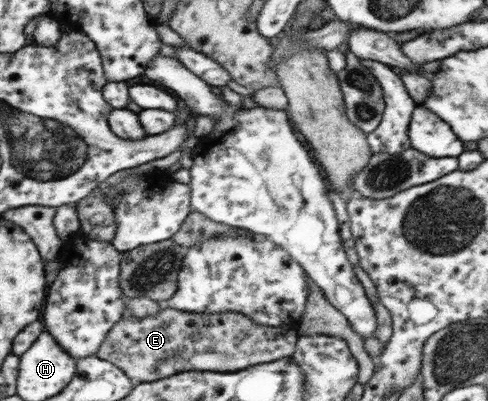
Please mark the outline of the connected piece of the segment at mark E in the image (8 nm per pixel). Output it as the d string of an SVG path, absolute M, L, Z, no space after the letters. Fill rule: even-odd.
M165 305L159 314L147 317L123 318L109 330L96 352L96 357L118 366L134 382L153 382L177 373L191 370L201 371L240 371L250 366L273 362L293 354L298 339L295 325L265 326L255 324L245 314L235 311L217 314L193 314L175 310Z

